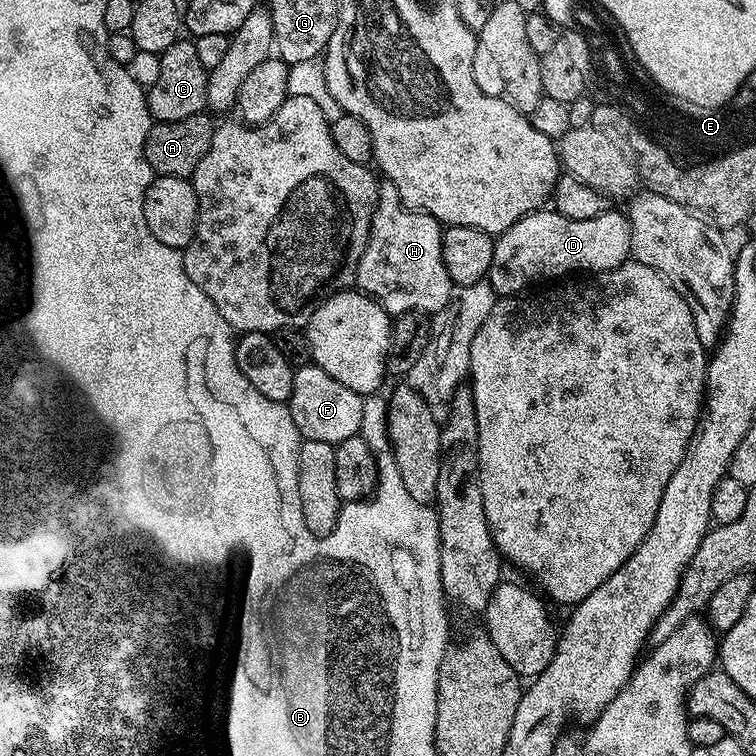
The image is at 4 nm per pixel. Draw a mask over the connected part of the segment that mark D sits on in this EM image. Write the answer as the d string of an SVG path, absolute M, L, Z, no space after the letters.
M537 210L523 216L514 226L495 237L494 262L486 280L497 297L514 296L531 289L539 280L552 282L555 276L609 272L628 263L632 227L623 211L606 210L598 218L566 218L554 210Z

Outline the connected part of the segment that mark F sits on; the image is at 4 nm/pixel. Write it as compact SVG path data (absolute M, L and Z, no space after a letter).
M317 364L299 365L293 376L293 394L287 401L288 415L294 418L294 426L298 426L304 440L337 445L346 442L346 438L360 435L365 397L350 390L350 386L342 386L338 378L330 378Z

